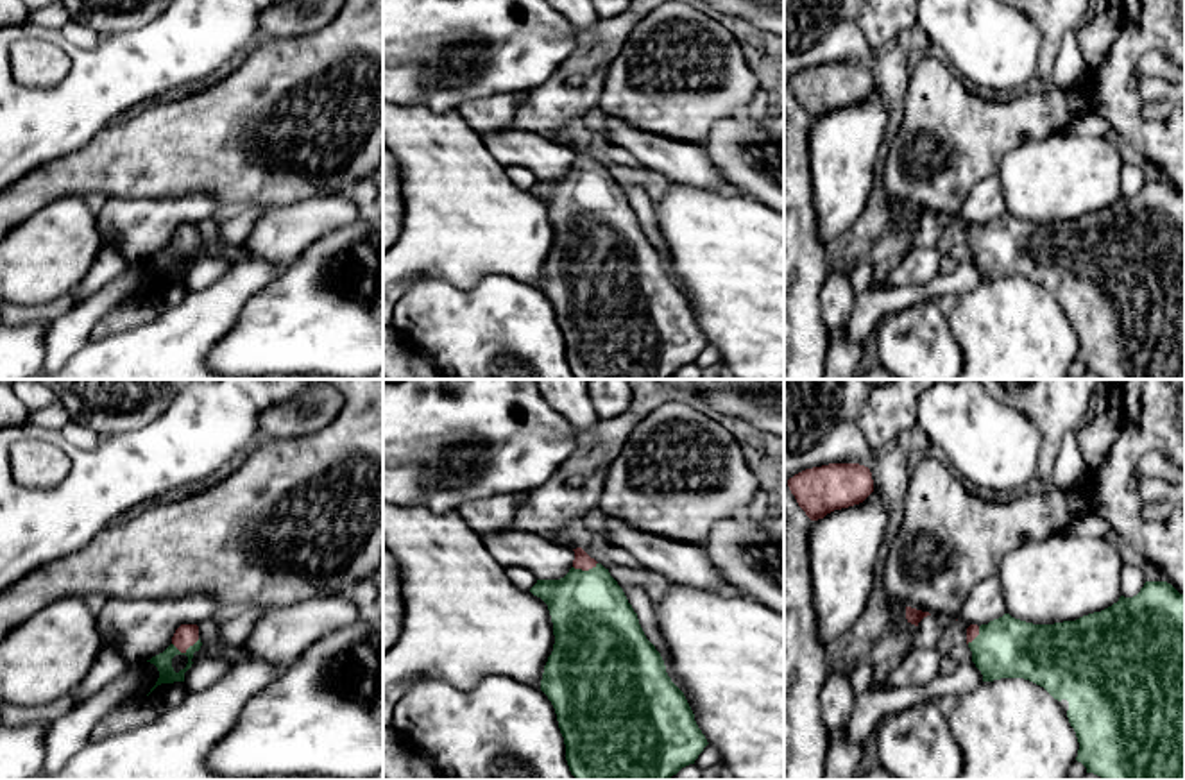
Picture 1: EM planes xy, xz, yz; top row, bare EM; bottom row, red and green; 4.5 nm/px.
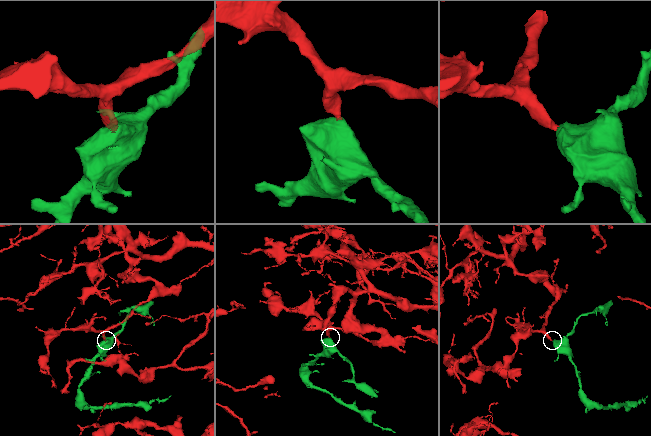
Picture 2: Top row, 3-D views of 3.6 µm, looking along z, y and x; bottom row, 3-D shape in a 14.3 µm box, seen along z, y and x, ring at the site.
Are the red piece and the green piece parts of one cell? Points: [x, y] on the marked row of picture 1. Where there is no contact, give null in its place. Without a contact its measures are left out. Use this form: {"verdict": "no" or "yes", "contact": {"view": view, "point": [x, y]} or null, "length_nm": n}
{"verdict": "yes", "contact": {"view": "xy", "point": [185, 650]}, "length_nm": 130}

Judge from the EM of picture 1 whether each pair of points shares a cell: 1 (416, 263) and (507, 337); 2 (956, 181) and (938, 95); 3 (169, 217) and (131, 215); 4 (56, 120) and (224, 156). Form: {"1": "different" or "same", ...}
{"1": "different", "2": "same", "3": "same", "4": "different"}

